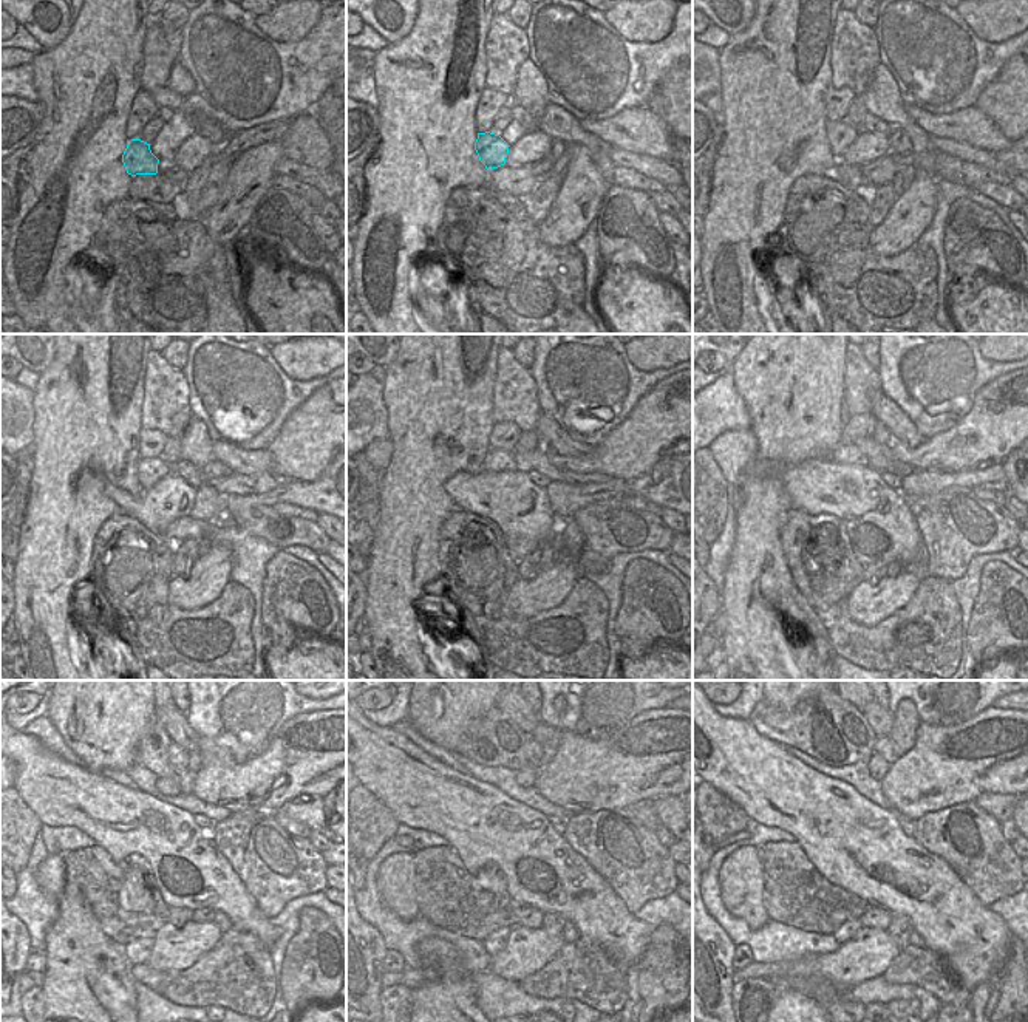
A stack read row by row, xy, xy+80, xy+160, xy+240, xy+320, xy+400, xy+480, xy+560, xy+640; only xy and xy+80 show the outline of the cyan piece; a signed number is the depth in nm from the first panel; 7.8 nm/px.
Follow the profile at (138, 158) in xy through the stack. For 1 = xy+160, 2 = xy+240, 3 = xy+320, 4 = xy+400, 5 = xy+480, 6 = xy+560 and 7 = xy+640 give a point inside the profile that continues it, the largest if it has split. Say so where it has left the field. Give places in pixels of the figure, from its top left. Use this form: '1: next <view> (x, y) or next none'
1: next xy+160 (840, 135)
2: next xy+240 (149, 470)
3: next xy+320 (495, 459)
4: next xy+400 (846, 453)
5: next xy+480 (164, 786)
6: next xy+560 (526, 776)
7: next xy+640 (878, 767)

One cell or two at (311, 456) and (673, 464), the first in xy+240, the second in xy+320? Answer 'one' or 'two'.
two

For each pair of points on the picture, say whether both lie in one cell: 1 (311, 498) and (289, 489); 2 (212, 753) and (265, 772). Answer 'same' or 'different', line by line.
1: same
2: same

